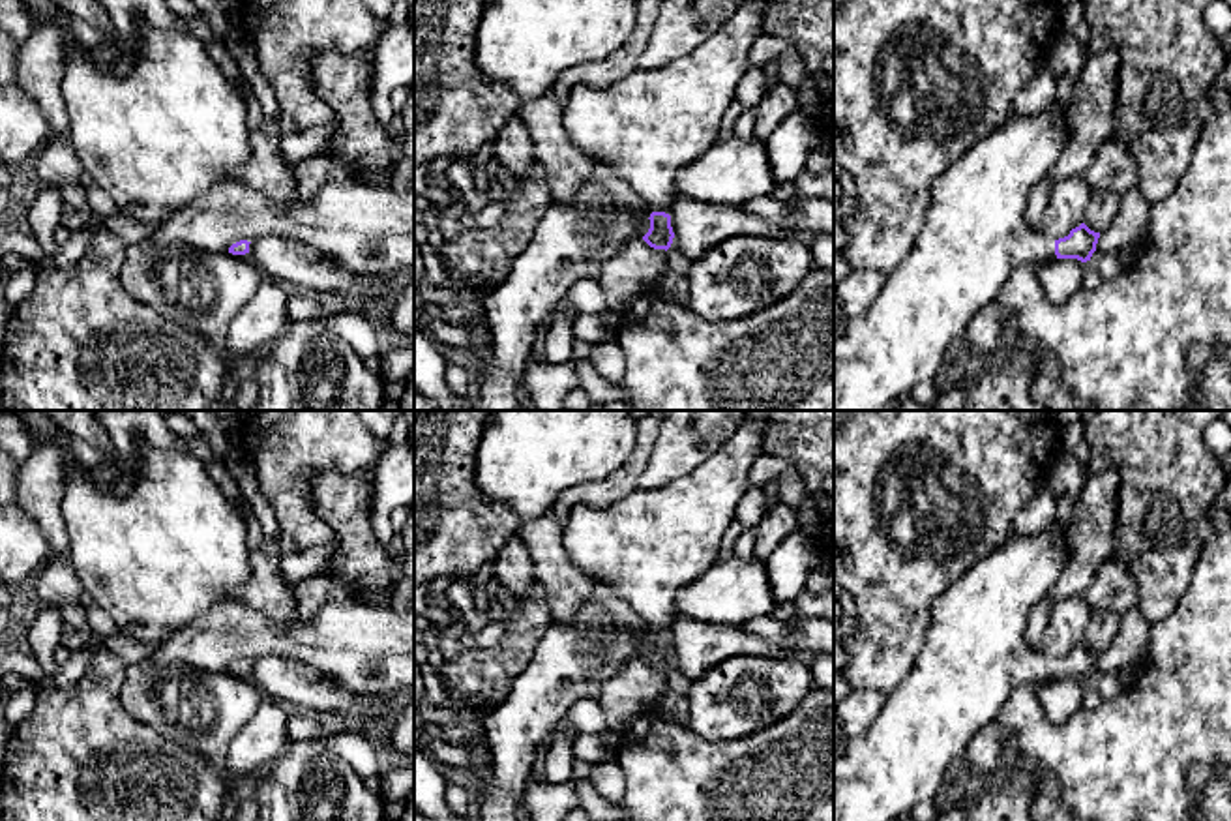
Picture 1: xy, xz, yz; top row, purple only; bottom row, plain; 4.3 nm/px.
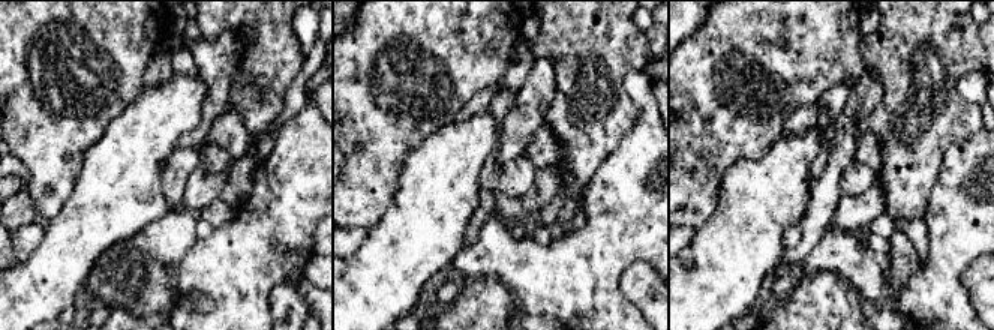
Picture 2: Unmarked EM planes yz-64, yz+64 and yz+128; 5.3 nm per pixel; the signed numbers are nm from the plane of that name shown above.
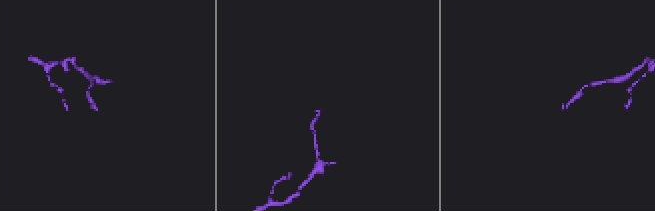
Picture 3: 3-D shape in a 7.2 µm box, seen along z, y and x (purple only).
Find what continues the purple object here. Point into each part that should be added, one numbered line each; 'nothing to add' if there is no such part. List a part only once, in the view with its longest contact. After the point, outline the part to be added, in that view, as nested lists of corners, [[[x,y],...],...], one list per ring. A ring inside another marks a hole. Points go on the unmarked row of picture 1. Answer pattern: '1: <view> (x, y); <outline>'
1: yz (975, 655); [[[1053,523],[1034,536],[1010,536],[937,596],[924,647],[905,680],[884,695],[875,722],[858,737],[834,737],[834,821],[899,821],[922,800],[933,800],[952,759],[971,739],[997,720],[1021,684],[1042,684],[1055,675],[1055,660],[1025,641],[1031,609],[1047,600],[1070,551],[1068,525]]]

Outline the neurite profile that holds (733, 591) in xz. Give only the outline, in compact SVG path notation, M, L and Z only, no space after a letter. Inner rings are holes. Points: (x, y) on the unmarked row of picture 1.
M757 557L718 560L675 598L678 615L727 626L772 615L776 607L764 560Z

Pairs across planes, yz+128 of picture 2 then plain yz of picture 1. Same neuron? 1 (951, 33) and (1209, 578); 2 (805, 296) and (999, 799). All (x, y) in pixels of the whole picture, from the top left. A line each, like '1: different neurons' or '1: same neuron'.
1: different neurons
2: same neuron

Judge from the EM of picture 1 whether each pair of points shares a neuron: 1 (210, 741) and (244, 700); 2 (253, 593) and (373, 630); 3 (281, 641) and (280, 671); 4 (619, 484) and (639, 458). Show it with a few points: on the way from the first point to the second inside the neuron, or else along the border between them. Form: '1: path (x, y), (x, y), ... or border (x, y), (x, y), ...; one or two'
1: path (212, 731), (235, 709); one
2: border (253, 608), (280, 621), (298, 621); two
3: border (253, 660), (280, 655), (304, 660), (321, 671); two
4: path (624, 478), (636, 463); one

